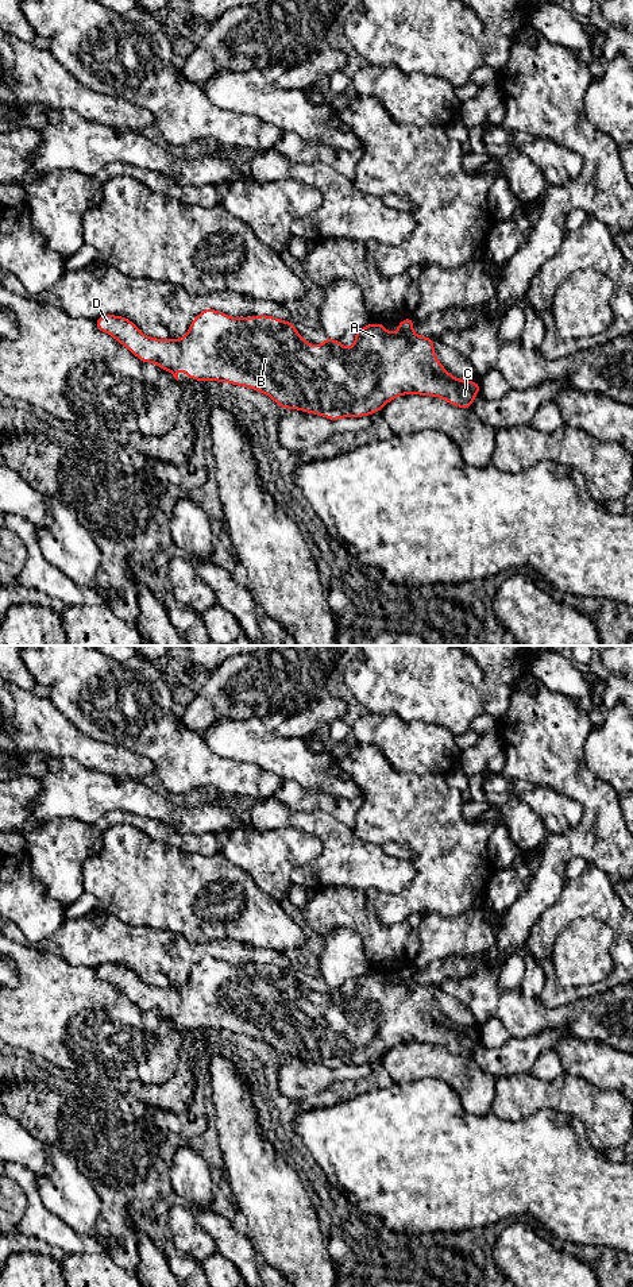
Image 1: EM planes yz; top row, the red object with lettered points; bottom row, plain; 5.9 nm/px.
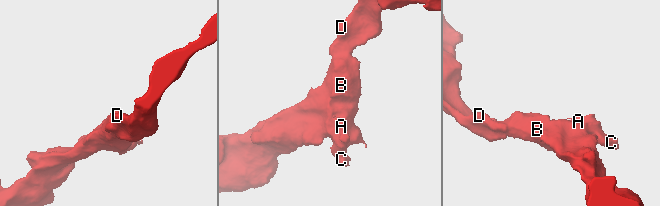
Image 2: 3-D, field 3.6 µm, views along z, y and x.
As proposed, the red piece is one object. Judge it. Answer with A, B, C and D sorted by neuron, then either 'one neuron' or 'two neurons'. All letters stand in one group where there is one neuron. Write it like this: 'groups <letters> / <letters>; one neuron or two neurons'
groups A B C D; one neuron

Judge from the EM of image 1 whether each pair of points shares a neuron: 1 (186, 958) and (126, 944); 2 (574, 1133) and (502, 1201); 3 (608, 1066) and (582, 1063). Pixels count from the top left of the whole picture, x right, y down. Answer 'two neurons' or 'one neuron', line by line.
1: one neuron
2: one neuron
3: one neuron

